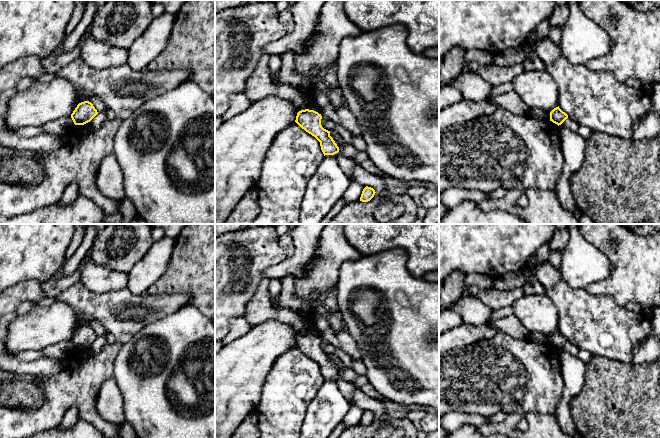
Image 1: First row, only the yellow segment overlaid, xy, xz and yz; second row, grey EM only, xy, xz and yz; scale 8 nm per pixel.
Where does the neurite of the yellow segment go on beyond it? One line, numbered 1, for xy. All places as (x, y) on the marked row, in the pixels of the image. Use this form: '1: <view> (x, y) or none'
1: none

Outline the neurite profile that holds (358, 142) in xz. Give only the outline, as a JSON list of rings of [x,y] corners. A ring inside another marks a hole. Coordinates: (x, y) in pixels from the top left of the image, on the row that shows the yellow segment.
[[[362,136],[352,137],[352,145],[356,148],[357,151],[366,152],[367,145]]]

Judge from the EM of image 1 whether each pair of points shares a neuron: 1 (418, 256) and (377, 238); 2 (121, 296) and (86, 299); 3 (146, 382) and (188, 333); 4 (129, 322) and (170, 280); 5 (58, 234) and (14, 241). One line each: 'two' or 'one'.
1: one
2: one
3: one
4: two
5: one

